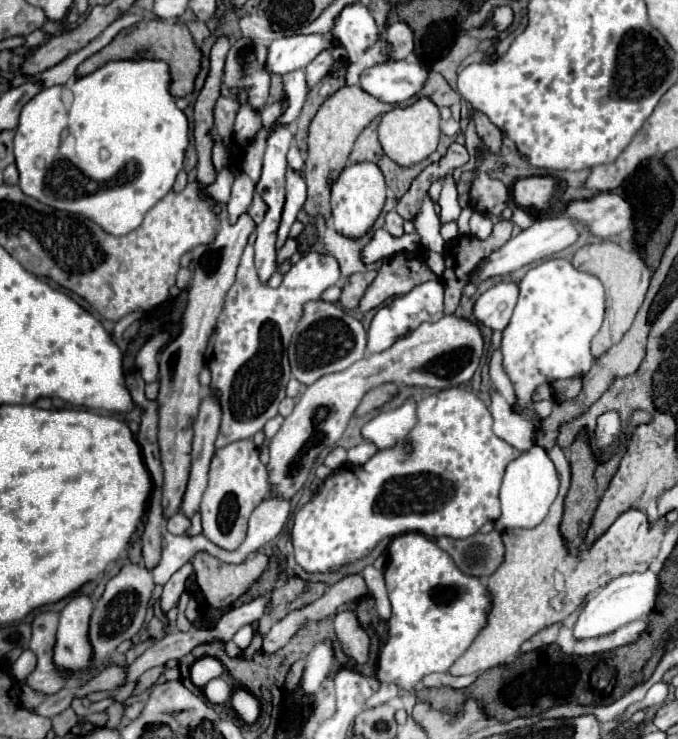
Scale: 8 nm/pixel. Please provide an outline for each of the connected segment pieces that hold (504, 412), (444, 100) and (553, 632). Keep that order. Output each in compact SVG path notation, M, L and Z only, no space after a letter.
M490 392L490 412L494 416L494 432L514 448L526 452L534 446L534 424L522 418L522 414L510 410L500 392Z
M430 72L430 78L428 78L426 86L422 88L422 92L420 92L416 98L412 98L406 106L410 106L412 102L416 102L416 100L422 98L422 96L430 98L438 108L440 108L440 106L448 106L448 108L452 110L454 120L460 120L460 96L458 96L458 92L454 92L454 90L448 86L448 82L446 82L438 72Z
M552 624L552 626L548 626L546 630L540 630L534 638L530 638L530 640L526 640L526 642L522 644L520 652L524 654L524 652L530 652L530 650L538 650L538 648L542 648L542 646L554 644L556 638L558 638L558 630L560 630L558 624Z

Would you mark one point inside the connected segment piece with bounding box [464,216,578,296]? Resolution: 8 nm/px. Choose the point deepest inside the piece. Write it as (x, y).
(546, 236)

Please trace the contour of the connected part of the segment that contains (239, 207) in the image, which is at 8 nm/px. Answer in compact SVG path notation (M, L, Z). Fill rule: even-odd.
M240 174L234 184L232 184L232 198L228 200L226 208L228 208L228 216L230 222L238 220L238 214L242 214L242 210L248 210L250 202L254 196L254 184L246 174Z

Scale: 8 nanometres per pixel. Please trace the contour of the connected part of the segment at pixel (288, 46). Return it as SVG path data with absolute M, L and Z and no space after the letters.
M310 34L310 36L284 36L272 40L268 48L268 58L264 62L264 70L268 74L284 76L292 70L306 68L330 42L330 34Z

